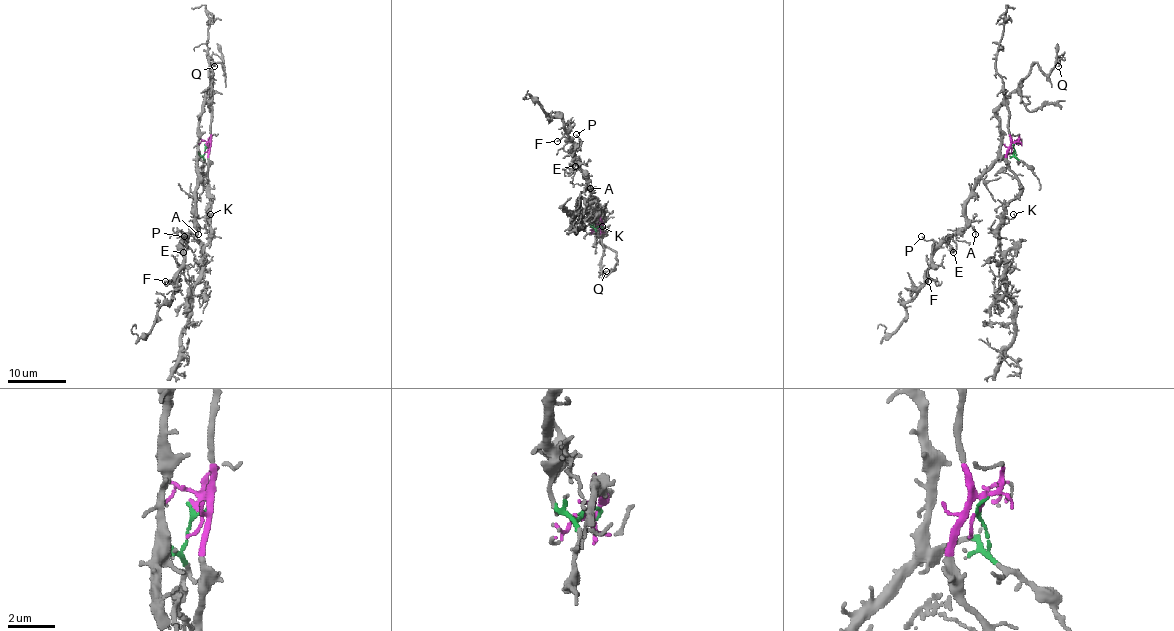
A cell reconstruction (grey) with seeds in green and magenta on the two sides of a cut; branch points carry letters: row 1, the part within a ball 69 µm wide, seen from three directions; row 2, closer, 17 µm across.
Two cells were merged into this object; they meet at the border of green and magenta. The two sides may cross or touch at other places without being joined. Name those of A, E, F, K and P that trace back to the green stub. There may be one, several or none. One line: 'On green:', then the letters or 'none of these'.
On green: A, E, F, P

